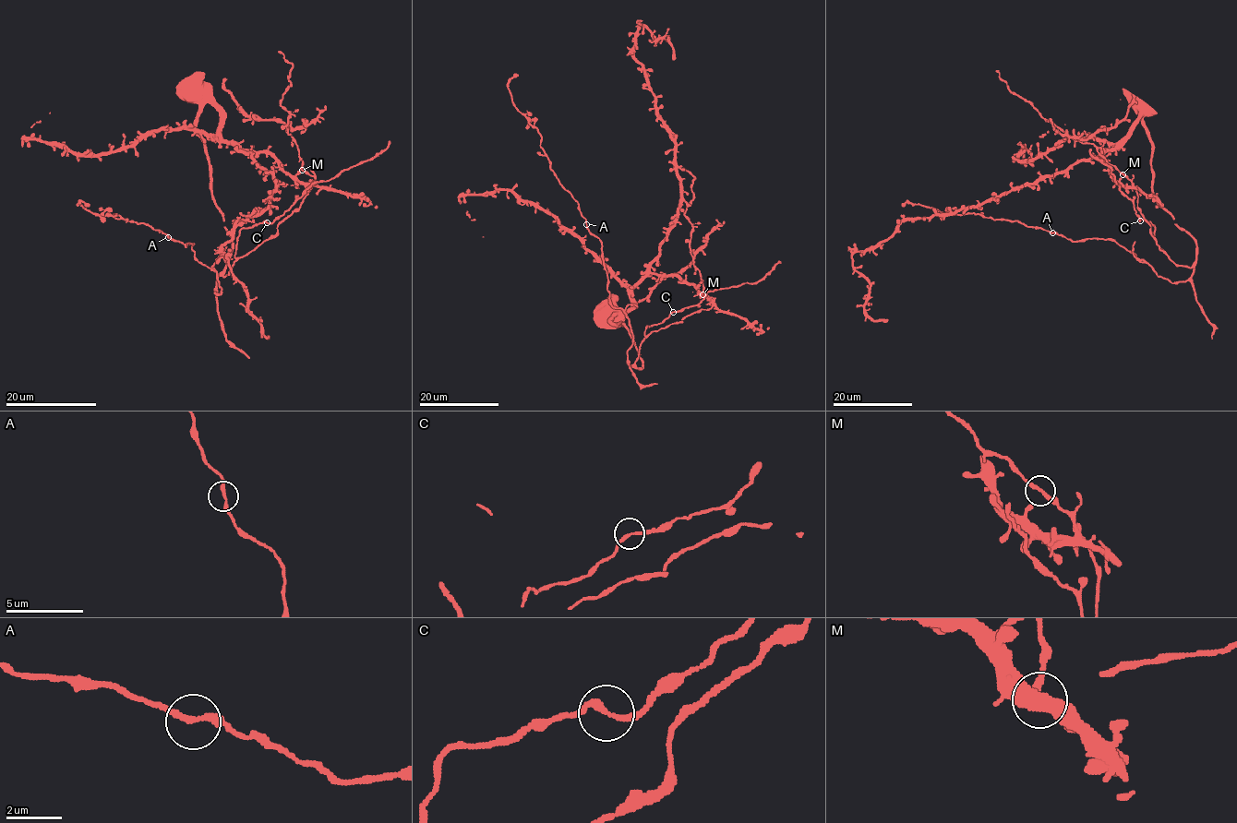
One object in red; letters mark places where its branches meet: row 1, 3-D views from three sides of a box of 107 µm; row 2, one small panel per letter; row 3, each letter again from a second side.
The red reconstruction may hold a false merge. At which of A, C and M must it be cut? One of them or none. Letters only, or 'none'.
none

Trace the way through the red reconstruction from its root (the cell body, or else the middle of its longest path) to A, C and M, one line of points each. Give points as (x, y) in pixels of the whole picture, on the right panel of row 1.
A: (1137, 203), (1159, 249), (1175, 264), (1193, 267), (1186, 280), (1159, 277), (1114, 241), (1071, 241), (1052, 232)
C: (1137, 203), (1150, 226), (1150, 233), (1163, 251), (1154, 238), (1154, 226), (1139, 220)
M: (1137, 203), (1134, 186), (1122, 174)

